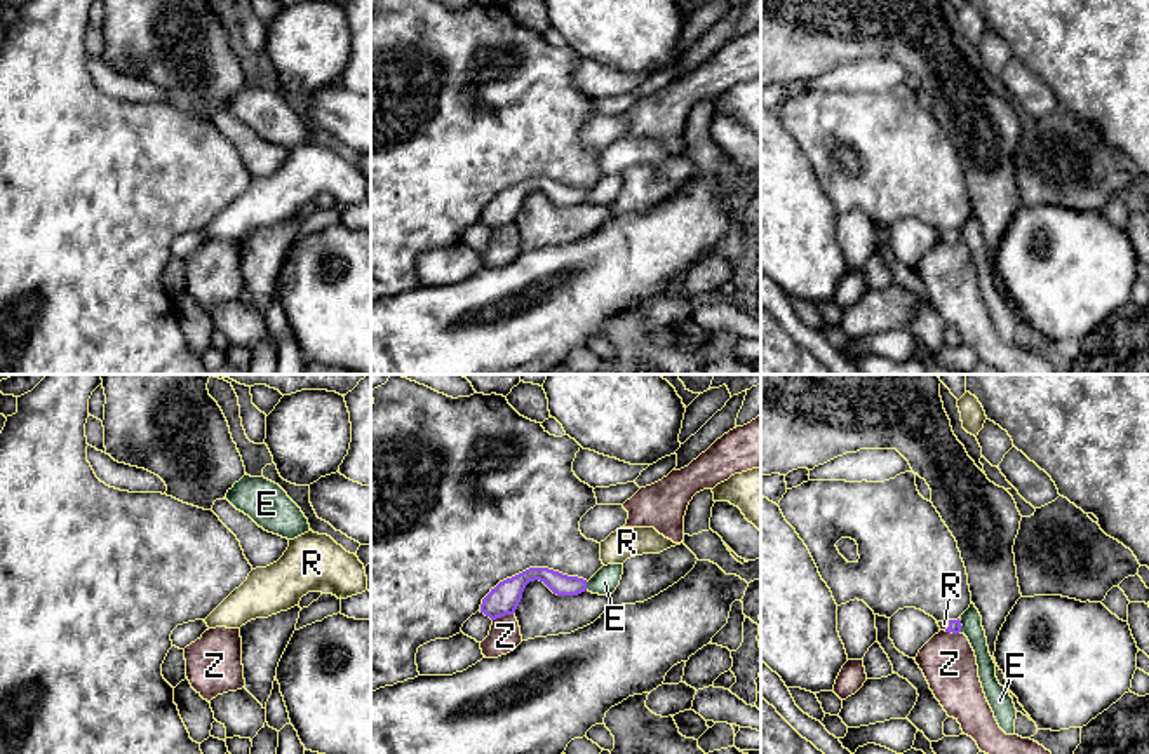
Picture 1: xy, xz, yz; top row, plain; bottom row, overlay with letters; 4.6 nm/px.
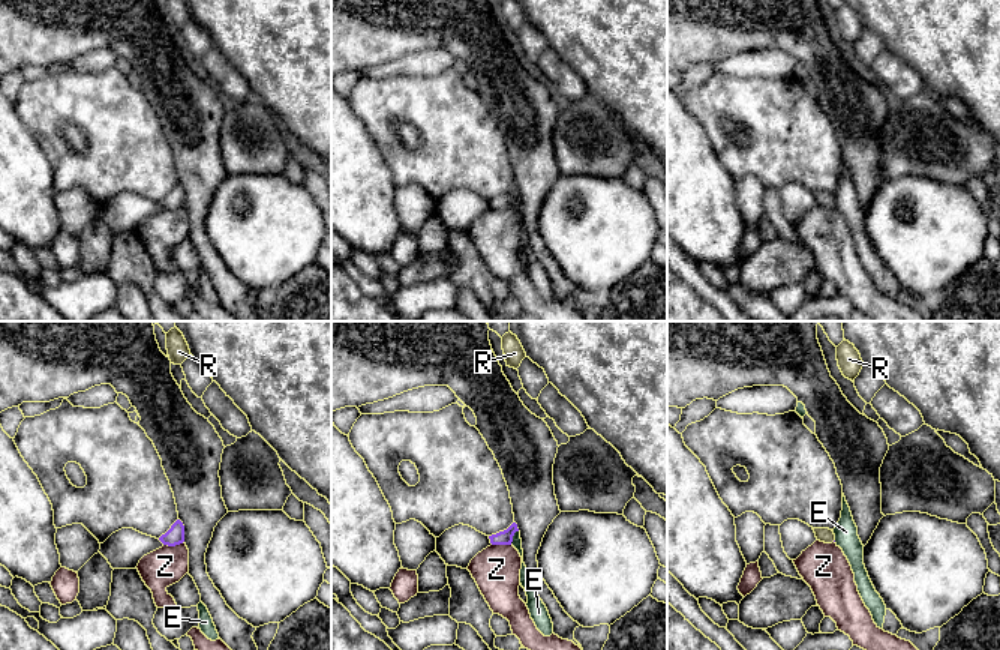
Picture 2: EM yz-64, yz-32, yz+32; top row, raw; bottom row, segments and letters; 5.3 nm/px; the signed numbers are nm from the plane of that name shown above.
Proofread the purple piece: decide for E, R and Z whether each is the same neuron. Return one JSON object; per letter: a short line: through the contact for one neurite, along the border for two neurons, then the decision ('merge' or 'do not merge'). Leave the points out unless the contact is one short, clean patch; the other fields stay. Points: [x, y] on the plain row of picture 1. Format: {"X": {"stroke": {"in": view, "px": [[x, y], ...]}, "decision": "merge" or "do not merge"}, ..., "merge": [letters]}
{"E": {"stroke": {"in": "yz", "px": [[958, 228], [961, 241]]}, "decision": "do not merge"}, "R": {"stroke": {"in": "yz", "px": [[954, 235], [949, 235], [944, 234]]}, "decision": "merge"}, "Z": {"decision": "do not merge"}, "merge": ["R"]}

